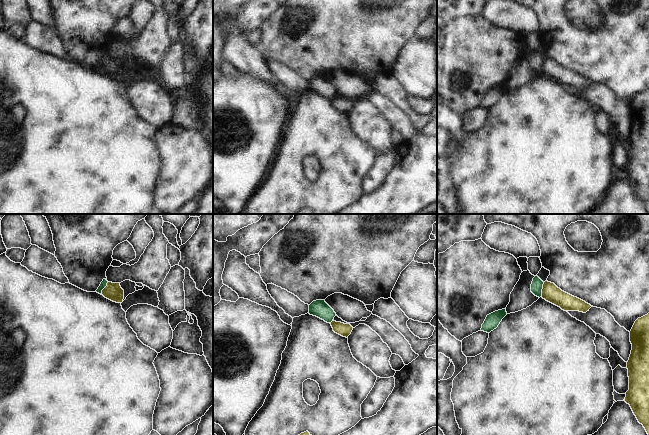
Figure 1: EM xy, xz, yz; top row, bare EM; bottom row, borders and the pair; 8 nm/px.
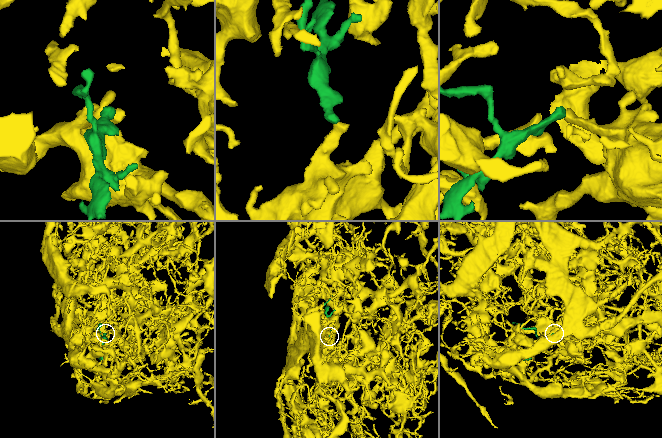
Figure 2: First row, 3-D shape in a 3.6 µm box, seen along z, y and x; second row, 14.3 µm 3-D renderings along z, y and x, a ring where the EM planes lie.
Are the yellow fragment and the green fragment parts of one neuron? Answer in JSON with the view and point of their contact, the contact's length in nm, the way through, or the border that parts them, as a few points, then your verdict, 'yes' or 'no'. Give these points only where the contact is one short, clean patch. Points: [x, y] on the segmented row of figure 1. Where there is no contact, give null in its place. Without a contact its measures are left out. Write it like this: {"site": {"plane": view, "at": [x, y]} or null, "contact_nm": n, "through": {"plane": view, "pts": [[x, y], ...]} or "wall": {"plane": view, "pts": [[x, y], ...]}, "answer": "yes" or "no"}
{"site": {"plane": "yz", "at": [542, 289]}, "contact_nm": 120, "wall": {"plane": "yz", "pts": [[544, 282], [540, 296]]}, "answer": "no"}

